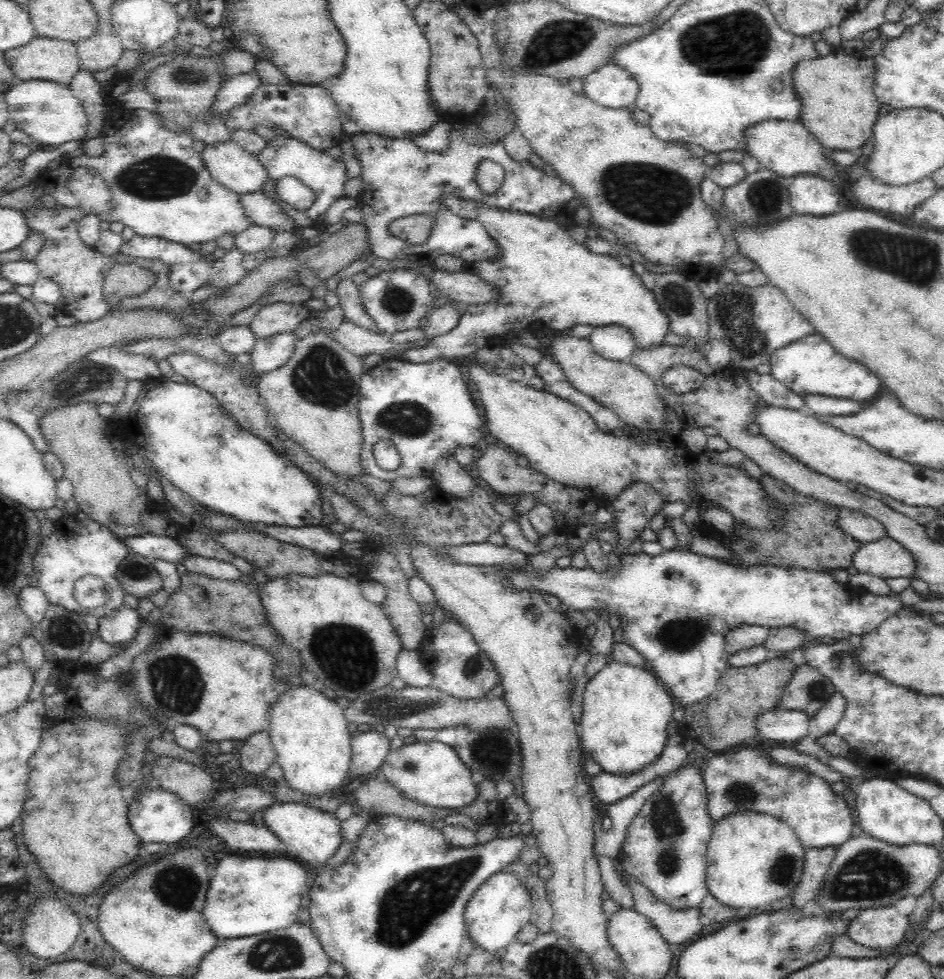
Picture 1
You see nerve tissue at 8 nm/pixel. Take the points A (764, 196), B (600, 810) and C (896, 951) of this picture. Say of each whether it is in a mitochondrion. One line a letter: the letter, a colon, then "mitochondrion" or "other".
A: mitochondrion
B: other
C: other

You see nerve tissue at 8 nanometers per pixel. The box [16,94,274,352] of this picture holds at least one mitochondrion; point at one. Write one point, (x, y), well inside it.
(158, 177)

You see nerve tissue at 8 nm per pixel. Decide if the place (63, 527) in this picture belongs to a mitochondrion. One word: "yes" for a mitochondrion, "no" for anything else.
no

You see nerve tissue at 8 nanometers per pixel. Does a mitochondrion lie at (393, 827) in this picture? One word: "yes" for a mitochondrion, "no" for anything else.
no

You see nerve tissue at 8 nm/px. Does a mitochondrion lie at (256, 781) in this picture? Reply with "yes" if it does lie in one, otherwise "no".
no

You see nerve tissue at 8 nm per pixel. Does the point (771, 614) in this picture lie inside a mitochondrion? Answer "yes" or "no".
no

